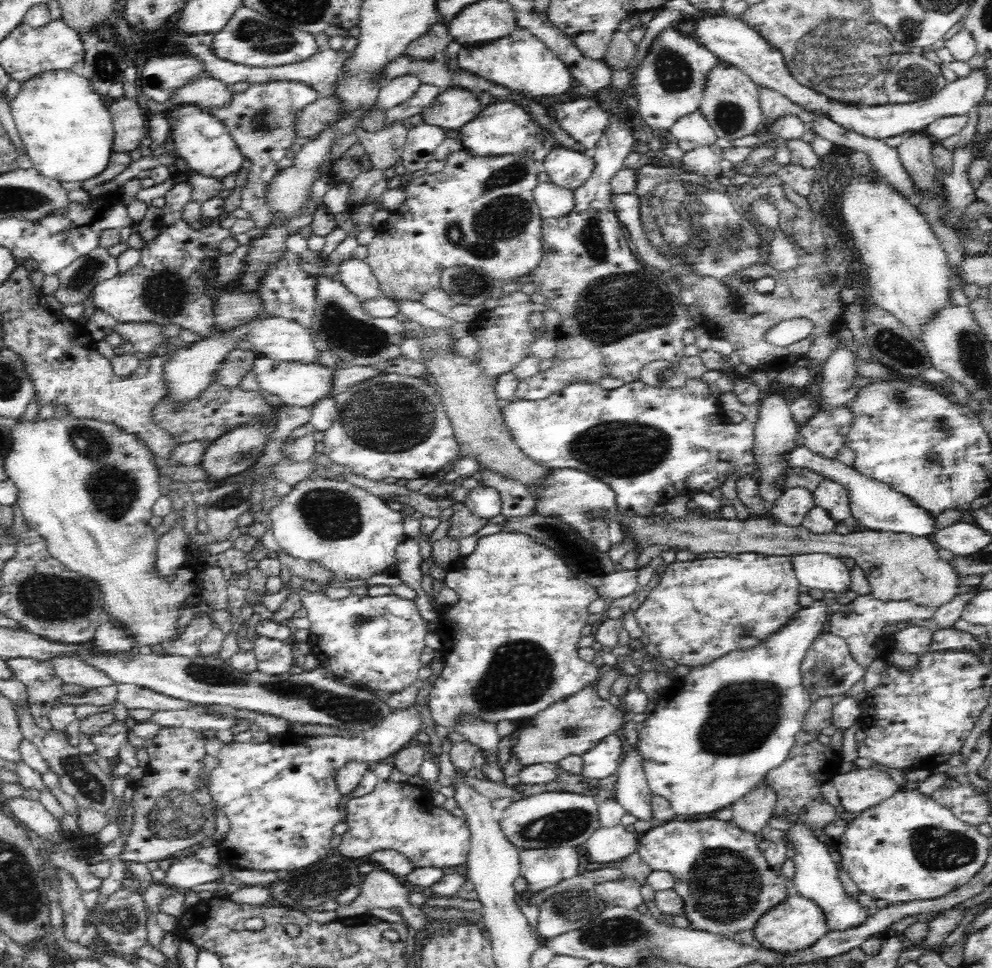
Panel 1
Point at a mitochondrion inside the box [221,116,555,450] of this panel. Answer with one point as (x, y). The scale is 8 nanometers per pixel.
(501, 215)

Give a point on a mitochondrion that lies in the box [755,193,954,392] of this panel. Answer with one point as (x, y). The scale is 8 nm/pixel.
(895, 349)

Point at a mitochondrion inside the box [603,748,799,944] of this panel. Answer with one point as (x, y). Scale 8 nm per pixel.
(726, 885)

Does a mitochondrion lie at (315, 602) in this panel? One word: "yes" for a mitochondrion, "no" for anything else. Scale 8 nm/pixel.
no

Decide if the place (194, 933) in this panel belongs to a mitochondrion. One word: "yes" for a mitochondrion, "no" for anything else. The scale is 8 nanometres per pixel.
no

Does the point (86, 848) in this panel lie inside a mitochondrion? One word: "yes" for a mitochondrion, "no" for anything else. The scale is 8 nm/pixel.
no

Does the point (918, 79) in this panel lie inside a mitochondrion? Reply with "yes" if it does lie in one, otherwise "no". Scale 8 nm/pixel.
yes

